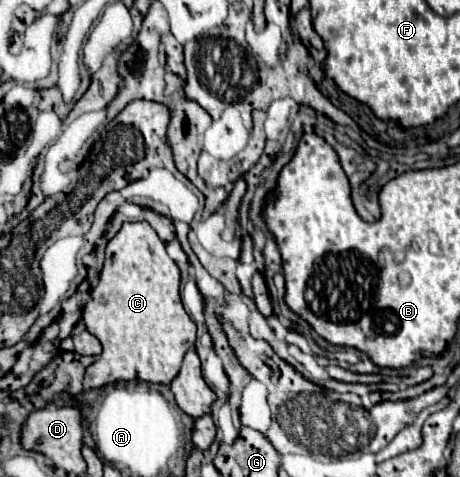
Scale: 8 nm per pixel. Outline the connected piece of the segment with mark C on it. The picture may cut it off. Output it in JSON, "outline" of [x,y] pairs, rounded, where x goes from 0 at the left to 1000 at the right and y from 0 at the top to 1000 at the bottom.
{"outline":[[[267,468],[259,488],[233,509],[215,597],[198,610],[180,669],[189,694],[224,723],[224,740],[185,778],[185,820],[224,811],[228,803],[289,795],[367,807],[389,782],[402,736],[424,719],[424,677],[402,656],[389,627],[389,560],[363,535],[359,509],[341,497],[324,468]]]}

